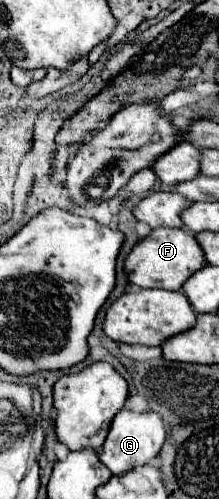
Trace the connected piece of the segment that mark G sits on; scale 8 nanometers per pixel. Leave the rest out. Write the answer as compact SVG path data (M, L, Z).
M120 410L110 426L110 434L102 446L100 460L106 464L106 468L116 476L124 474L136 466L148 464L158 456L162 450L162 444L166 442L166 428L162 416L156 412L132 412L132 410Z

